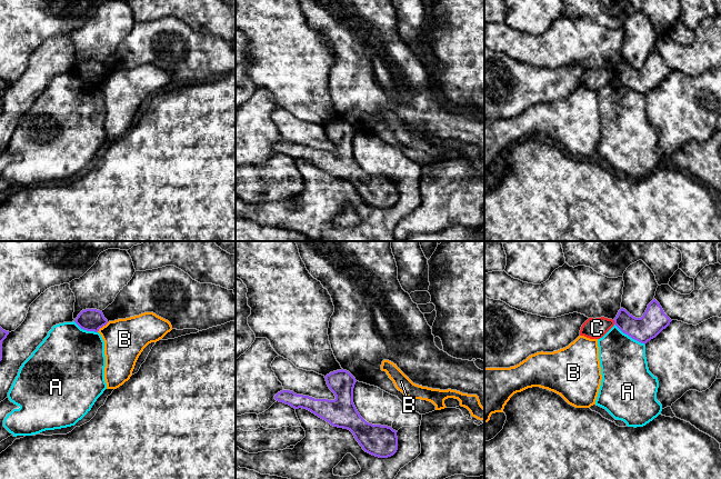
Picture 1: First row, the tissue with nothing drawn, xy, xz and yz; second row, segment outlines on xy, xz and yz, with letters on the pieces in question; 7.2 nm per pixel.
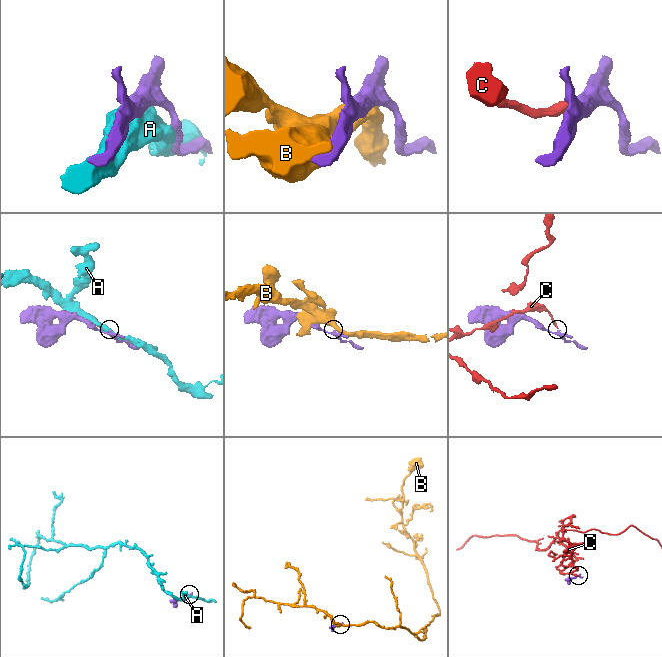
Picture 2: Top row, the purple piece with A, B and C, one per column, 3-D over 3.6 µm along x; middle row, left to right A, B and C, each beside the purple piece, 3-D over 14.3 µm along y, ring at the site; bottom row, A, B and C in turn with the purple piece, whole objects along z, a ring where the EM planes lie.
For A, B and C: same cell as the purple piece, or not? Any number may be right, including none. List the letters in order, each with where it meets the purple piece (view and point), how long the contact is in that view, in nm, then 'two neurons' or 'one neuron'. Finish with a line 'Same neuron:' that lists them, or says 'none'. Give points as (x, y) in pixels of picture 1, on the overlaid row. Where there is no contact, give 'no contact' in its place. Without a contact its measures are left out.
A: yz (630, 336) | 280 nm | two neurons
B: xy (102, 326) | 110 nm | two neurons
C: yz (614, 322) | 30 nm | two neurons
Same neuron: none

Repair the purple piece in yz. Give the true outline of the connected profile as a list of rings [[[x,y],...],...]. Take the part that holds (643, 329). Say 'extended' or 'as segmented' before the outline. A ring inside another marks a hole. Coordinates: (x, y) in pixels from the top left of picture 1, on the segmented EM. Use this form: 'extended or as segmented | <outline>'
as segmented | [[[655,299],[648,305],[641,318],[633,317],[623,308],[614,318],[614,325],[623,333],[644,345],[655,338],[671,321]]]

